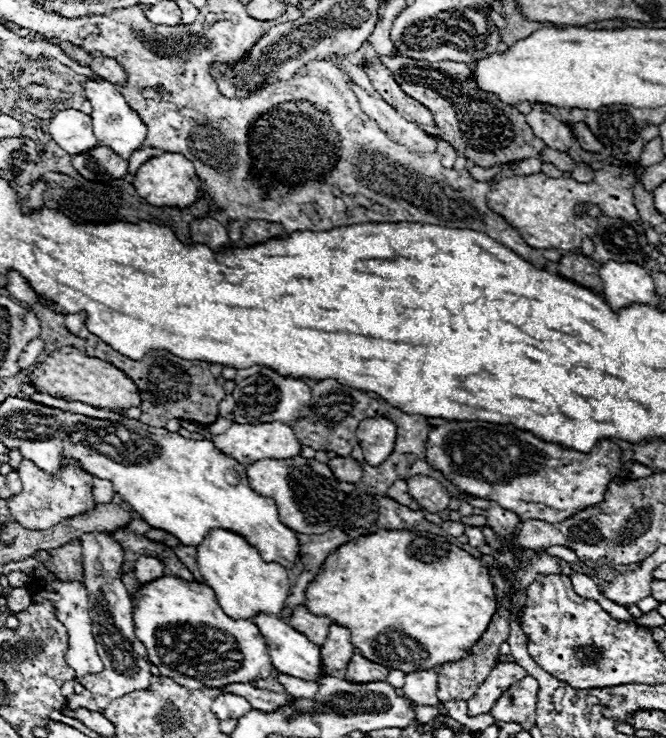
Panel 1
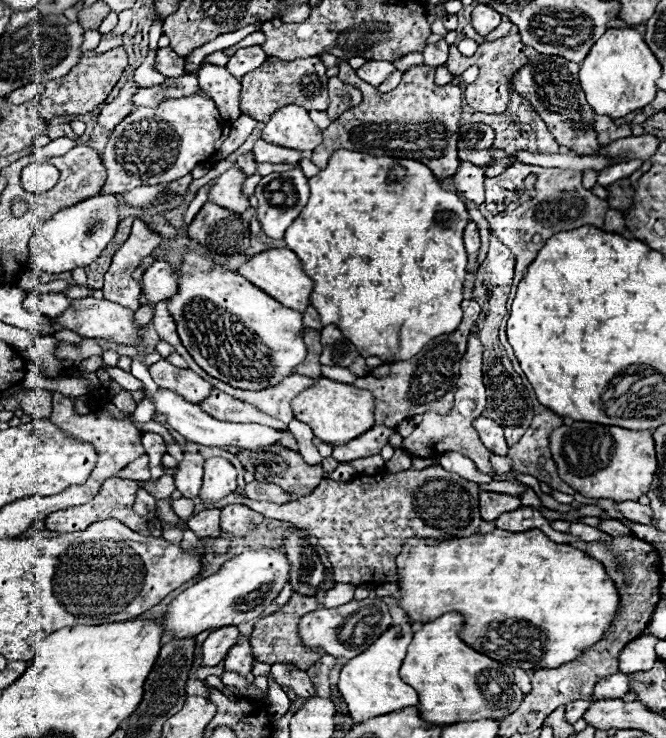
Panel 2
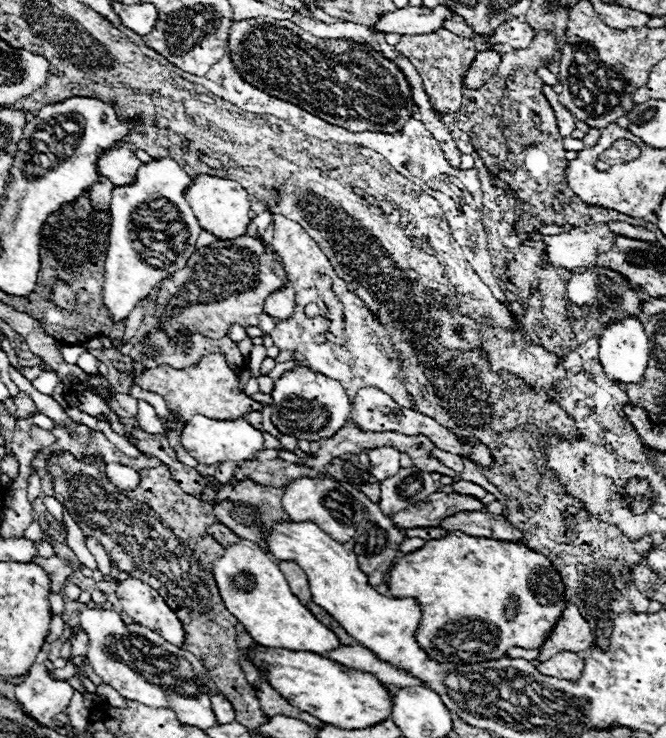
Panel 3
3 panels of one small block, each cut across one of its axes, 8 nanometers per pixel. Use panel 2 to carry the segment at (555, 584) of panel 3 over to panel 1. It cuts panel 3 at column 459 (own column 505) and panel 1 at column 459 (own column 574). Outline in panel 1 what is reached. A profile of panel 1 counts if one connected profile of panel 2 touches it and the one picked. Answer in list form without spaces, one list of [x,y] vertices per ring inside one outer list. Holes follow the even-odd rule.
[[[378,530],[376,534],[354,538],[328,554],[322,570],[306,588],[304,606],[316,616],[328,616],[348,628],[354,648],[366,660],[408,674],[466,656],[494,614],[496,596],[486,566],[448,538],[430,532]]]

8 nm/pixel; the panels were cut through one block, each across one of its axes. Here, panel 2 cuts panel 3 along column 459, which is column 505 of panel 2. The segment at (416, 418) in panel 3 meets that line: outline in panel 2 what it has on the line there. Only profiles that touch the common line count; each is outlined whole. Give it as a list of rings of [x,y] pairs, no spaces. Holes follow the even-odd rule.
[[[480,416],[480,418],[476,418],[472,422],[472,426],[478,430],[480,440],[484,442],[484,446],[488,450],[492,450],[494,454],[500,454],[500,456],[506,456],[508,454],[510,448],[508,448],[506,440],[504,440],[504,430],[494,420]]]

